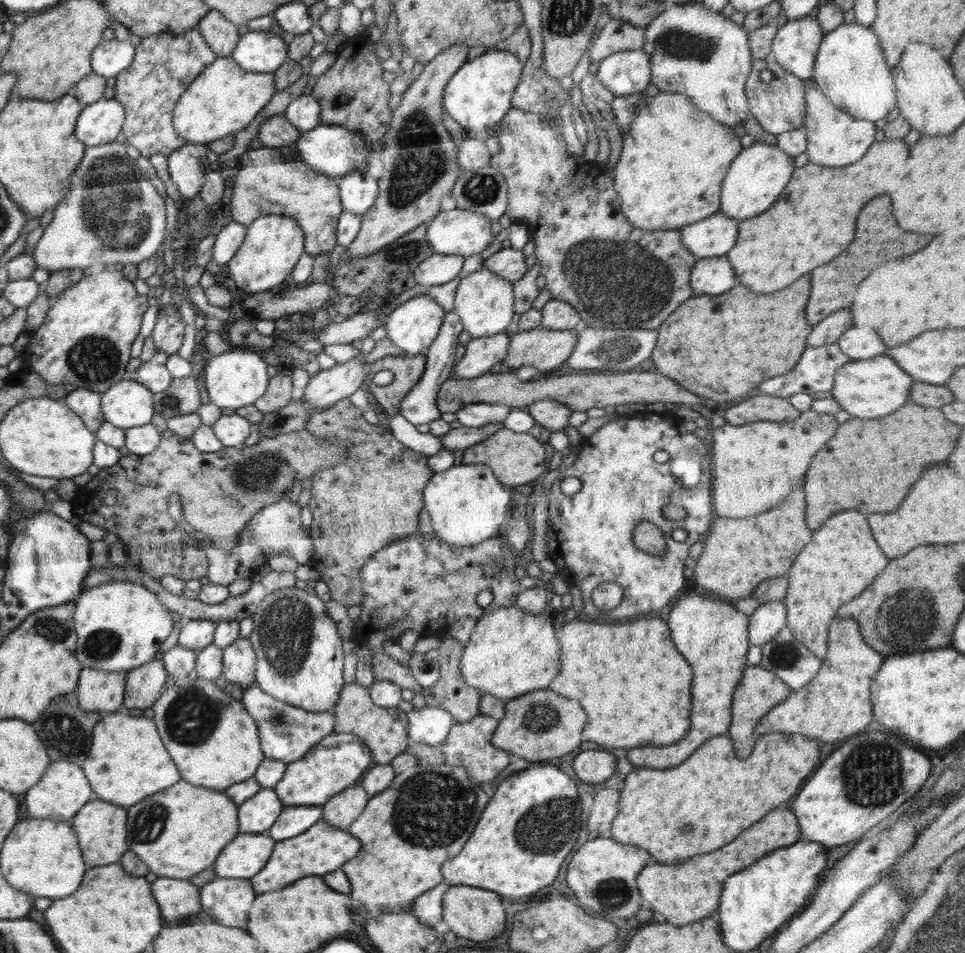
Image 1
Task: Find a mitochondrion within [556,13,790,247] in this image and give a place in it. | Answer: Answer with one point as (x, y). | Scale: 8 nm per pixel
(680, 44)

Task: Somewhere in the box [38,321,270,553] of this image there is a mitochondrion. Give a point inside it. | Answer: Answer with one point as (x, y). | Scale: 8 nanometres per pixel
(95, 359)

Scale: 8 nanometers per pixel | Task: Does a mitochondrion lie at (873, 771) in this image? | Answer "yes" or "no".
yes

